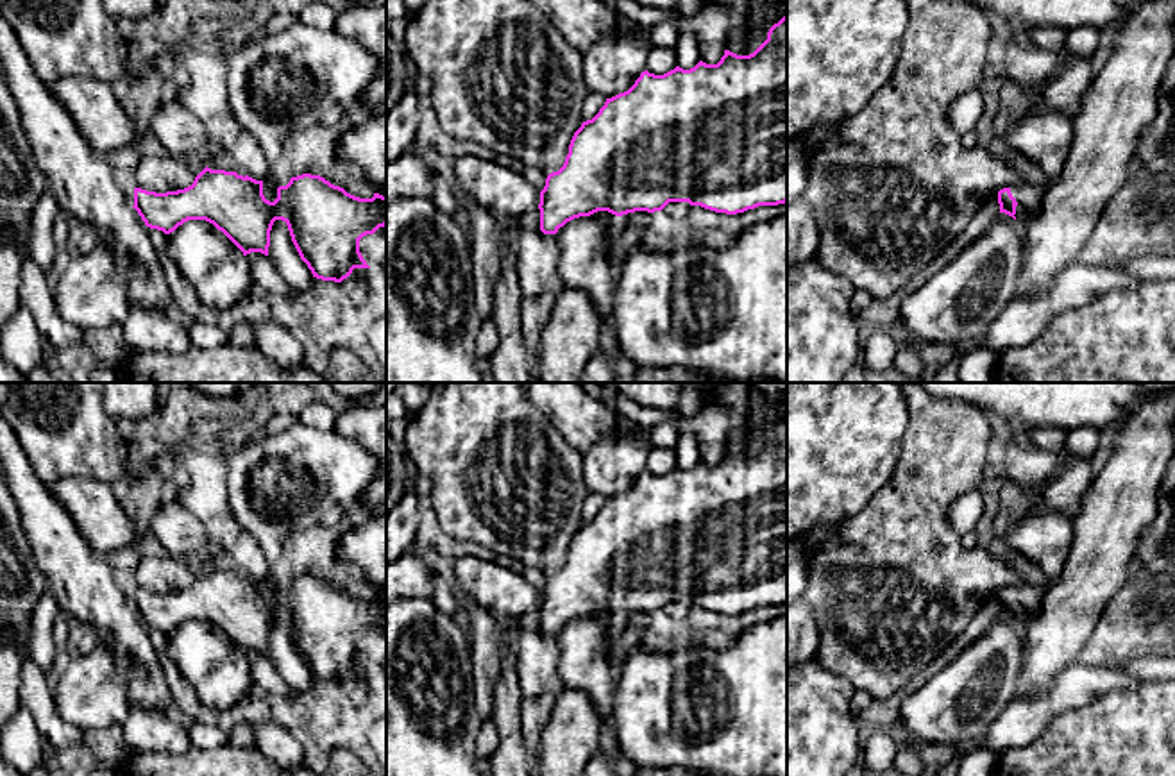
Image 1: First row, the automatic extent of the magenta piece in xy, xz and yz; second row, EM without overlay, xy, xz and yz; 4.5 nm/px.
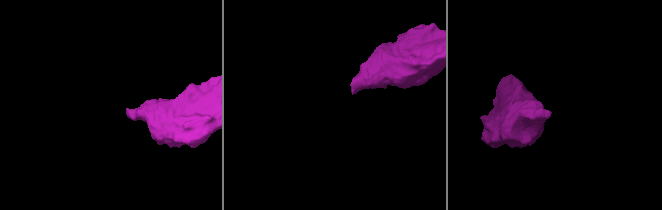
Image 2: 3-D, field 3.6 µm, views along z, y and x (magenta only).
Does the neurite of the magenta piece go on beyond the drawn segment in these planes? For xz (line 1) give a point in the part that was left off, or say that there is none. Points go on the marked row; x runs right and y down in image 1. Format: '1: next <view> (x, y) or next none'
1: next xz (530, 219)

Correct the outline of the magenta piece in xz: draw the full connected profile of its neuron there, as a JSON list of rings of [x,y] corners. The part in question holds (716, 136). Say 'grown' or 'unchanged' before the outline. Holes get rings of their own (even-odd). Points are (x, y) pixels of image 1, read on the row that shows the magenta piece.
grown; [[[787,16],[774,23],[767,39],[749,55],[724,50],[717,64],[655,75],[647,70],[635,84],[606,98],[599,113],[574,132],[563,166],[545,179],[540,204],[517,218],[522,229],[556,234],[567,222],[608,211],[662,211],[669,202],[689,202],[726,215],[787,202]]]

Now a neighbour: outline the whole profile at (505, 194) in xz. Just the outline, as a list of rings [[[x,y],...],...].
[[[461,156],[454,159],[454,173],[467,204],[488,209],[497,224],[519,218],[540,204],[540,191],[524,175],[494,161]]]

